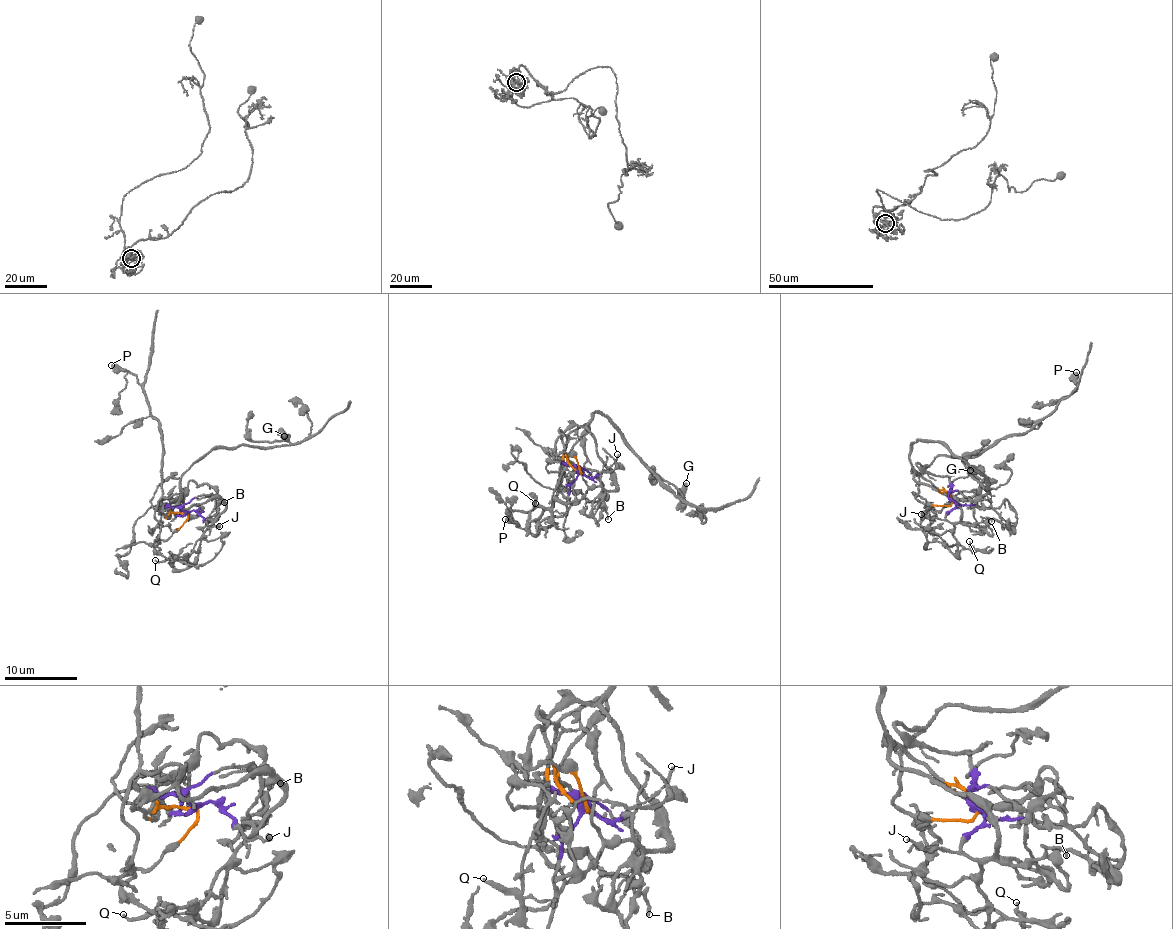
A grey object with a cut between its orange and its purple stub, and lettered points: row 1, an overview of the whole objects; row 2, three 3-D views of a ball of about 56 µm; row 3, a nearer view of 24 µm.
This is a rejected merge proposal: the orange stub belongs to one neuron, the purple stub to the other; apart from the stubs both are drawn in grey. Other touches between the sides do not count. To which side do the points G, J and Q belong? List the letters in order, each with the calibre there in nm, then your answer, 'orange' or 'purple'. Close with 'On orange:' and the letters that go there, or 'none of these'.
G: 420 nm thick; orange
J: 200 nm thick; purple
Q: 190 nm thick; purple
On orange: G

